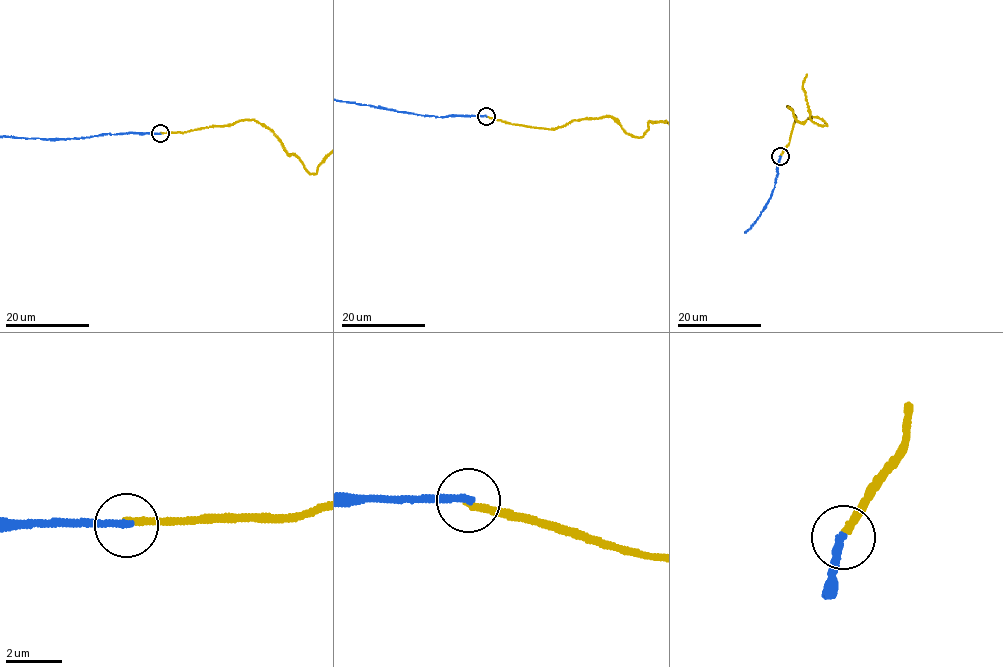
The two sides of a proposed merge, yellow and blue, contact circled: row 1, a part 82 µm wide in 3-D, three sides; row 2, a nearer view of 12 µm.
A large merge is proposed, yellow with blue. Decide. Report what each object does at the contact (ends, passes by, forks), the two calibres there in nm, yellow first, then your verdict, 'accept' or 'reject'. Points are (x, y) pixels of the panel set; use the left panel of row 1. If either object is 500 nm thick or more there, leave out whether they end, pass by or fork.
yellow ends | blue ends | 240/280 nm | reject

